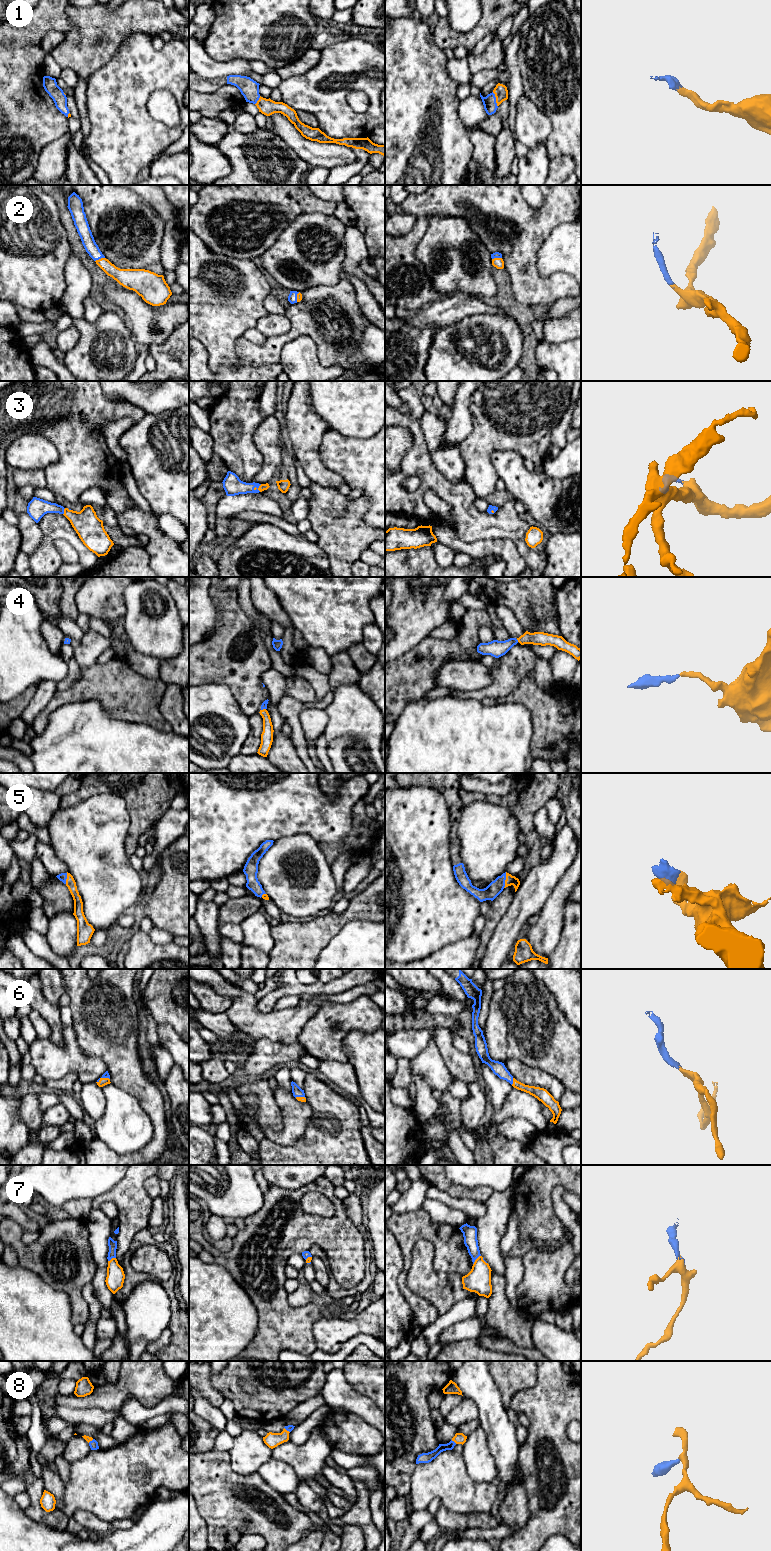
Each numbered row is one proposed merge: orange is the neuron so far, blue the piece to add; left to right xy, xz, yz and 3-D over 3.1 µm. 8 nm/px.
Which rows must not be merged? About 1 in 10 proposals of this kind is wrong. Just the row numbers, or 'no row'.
no row

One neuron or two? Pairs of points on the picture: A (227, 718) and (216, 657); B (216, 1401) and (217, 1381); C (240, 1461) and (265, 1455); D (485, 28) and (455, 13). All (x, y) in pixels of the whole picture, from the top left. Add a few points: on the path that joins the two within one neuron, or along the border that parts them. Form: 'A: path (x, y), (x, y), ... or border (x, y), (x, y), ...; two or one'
A: border (199, 684), (225, 684), (237, 701); two
B: border (210, 1371), (210, 1383), (224, 1398); two
C: path (246, 1457), (248, 1455), (259, 1455); one
D: border (482, 10), (470, 30), (453, 29); two

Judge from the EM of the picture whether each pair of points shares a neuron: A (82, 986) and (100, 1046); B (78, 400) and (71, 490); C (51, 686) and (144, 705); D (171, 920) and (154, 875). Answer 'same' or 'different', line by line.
A: same
B: same
C: different
D: different

